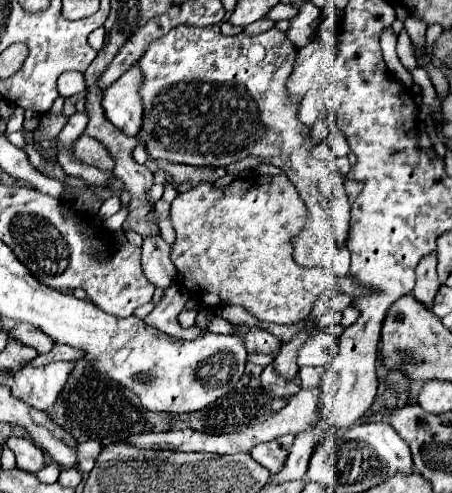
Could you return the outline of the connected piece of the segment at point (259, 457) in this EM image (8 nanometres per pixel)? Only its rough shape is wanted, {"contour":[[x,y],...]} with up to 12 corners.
{"contour":[[294,435],[256,445],[250,451],[270,473],[286,463]]}

